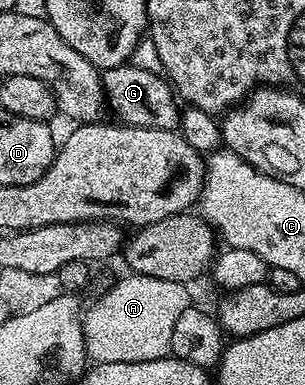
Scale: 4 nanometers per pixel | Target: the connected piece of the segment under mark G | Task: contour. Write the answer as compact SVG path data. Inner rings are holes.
M126 62L106 68L101 72L101 85L105 91L108 111L114 112L116 119L130 128L158 128L174 130L180 125L182 109L168 79L162 73L151 73Z

